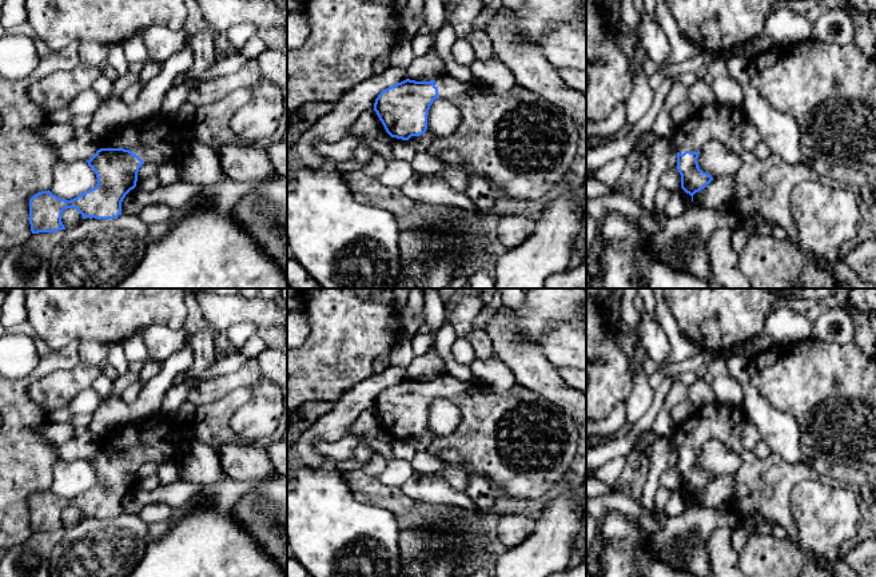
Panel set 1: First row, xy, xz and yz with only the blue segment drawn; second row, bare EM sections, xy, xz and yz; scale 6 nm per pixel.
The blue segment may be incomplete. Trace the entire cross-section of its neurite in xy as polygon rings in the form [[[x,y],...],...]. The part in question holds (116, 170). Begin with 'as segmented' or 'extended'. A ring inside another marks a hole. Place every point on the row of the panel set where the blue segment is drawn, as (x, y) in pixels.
extended; [[[242,87],[234,89],[223,99],[199,107],[190,120],[167,122],[159,116],[111,131],[101,142],[101,148],[87,160],[88,166],[95,171],[97,184],[77,195],[71,200],[60,199],[49,190],[35,194],[29,199],[29,224],[32,234],[53,232],[65,230],[61,222],[61,214],[65,208],[76,208],[83,219],[114,219],[122,215],[122,202],[126,195],[136,187],[139,168],[144,163],[163,164],[167,160],[175,160],[178,156],[178,140],[182,135],[192,136],[199,143],[212,148],[216,154],[228,143],[239,143],[240,140],[231,130],[230,122],[234,114],[252,99],[252,89]]]

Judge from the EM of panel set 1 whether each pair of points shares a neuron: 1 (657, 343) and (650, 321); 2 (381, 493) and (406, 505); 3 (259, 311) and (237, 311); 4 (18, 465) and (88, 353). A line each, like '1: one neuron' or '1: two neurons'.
1: one neuron
2: one neuron
3: one neuron
4: two neurons

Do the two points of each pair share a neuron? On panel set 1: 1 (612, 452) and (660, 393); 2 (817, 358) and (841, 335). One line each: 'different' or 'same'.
1: same
2: different

